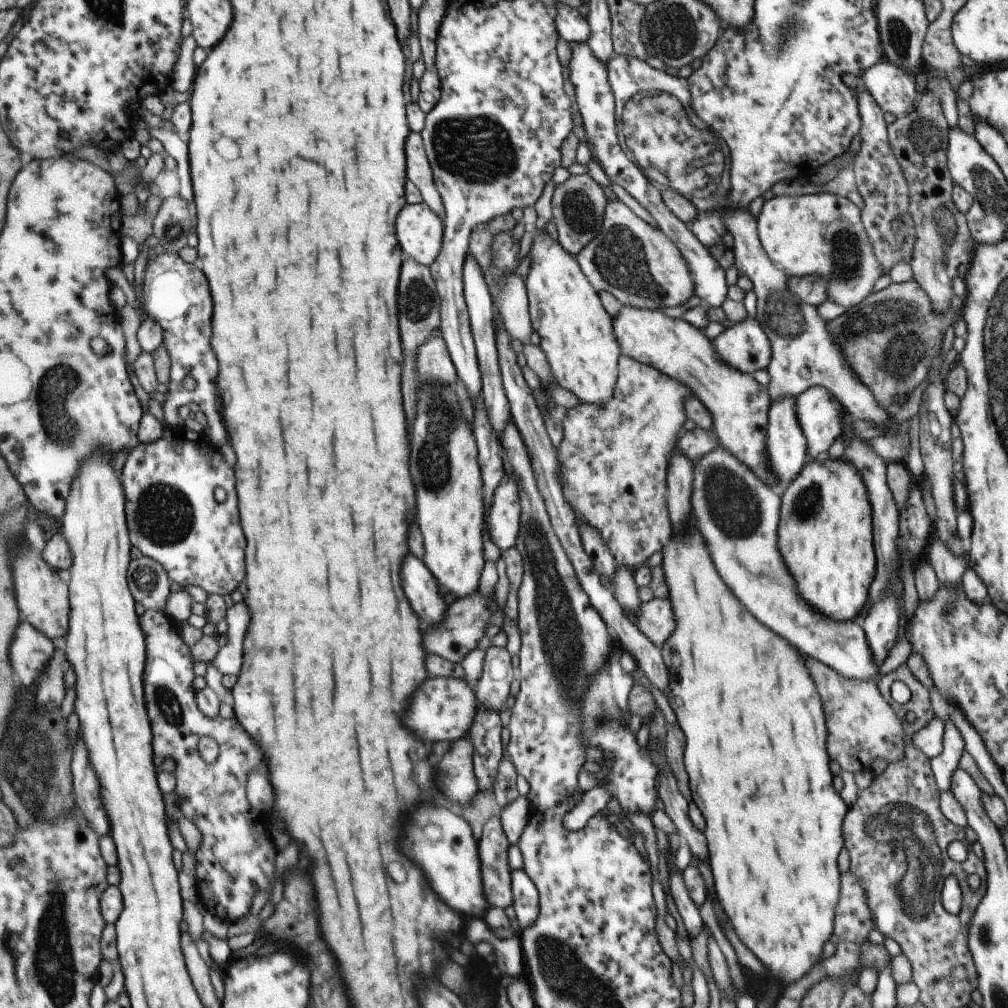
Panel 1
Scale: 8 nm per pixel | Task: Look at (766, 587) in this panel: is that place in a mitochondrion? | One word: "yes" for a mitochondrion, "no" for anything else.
no

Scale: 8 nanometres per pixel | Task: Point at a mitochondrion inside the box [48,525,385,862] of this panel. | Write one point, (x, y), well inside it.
(169, 706)

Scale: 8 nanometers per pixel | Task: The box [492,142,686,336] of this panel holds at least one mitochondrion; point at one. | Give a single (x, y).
(620, 258)

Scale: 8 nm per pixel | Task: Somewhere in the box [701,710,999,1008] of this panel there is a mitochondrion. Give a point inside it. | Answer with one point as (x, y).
(900, 835)

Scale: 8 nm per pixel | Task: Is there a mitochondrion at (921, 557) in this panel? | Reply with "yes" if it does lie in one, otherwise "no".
no

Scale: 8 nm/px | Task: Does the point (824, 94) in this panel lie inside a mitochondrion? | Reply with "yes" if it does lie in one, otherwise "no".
no

